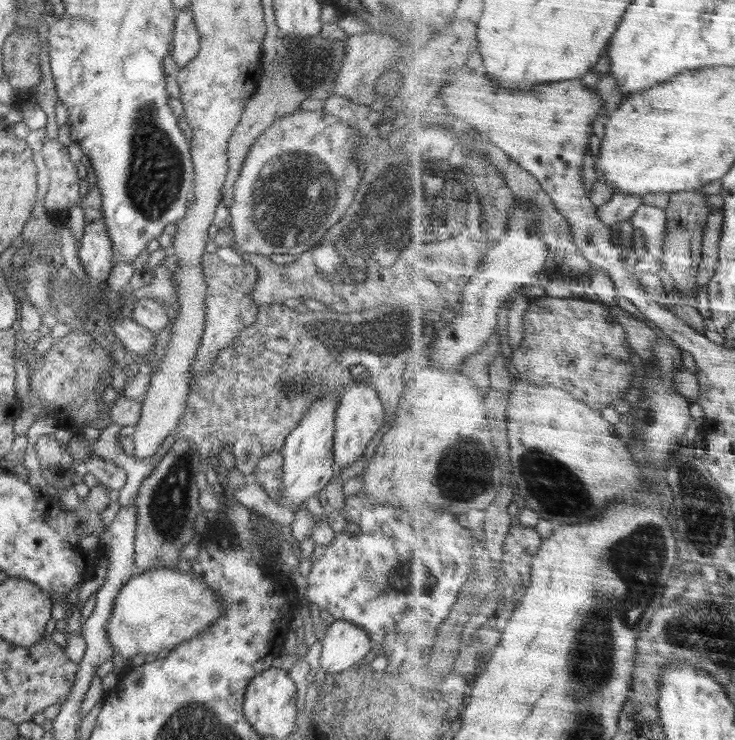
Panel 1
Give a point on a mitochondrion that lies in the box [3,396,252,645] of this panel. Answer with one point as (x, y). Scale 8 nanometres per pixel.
(171, 506)

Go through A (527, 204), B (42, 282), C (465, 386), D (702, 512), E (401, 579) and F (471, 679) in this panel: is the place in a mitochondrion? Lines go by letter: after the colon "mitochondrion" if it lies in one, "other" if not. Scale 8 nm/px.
A: other
B: mitochondrion
C: other
D: mitochondrion
E: mitochondrion
F: other

